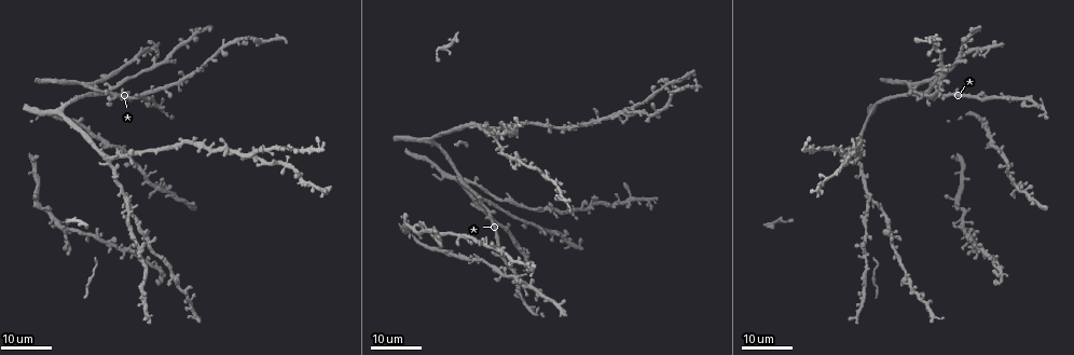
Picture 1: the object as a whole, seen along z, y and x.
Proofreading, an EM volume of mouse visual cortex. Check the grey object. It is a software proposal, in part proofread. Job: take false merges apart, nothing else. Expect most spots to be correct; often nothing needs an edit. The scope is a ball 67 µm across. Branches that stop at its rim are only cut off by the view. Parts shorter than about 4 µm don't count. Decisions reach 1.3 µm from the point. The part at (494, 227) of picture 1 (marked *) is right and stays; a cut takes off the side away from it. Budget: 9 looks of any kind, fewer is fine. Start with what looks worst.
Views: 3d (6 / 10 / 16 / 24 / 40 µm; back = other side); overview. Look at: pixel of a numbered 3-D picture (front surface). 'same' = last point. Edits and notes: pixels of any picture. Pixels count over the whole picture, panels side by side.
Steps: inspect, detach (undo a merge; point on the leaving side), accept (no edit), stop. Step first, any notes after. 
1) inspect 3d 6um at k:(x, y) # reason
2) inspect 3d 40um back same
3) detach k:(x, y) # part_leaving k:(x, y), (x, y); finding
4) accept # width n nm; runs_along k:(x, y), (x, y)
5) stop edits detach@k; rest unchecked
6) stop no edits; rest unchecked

inspect 3d 16um at 1:(868, 238) # a fork

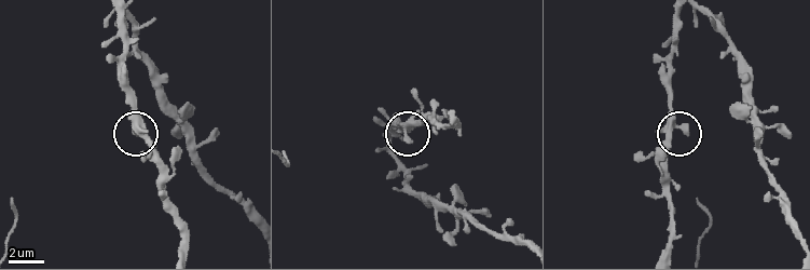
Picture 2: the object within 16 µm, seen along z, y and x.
inspect 3d 6um at 2:(673, 125)

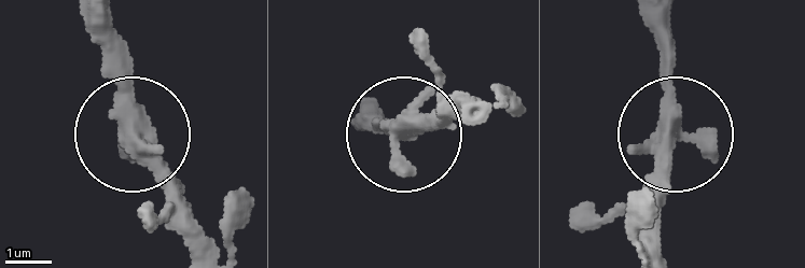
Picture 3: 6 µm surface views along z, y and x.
accept # width 400 nm; runs_along 3:(366, 130), (467, 118); continuous, no second neuron

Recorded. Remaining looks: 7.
inspect 3d 24um at 1:(843, 157) # looks like a crossing

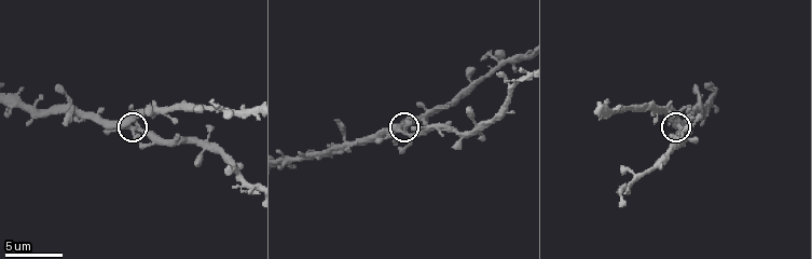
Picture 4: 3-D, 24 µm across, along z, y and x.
inspect 3d 10um at 4:(131, 128)

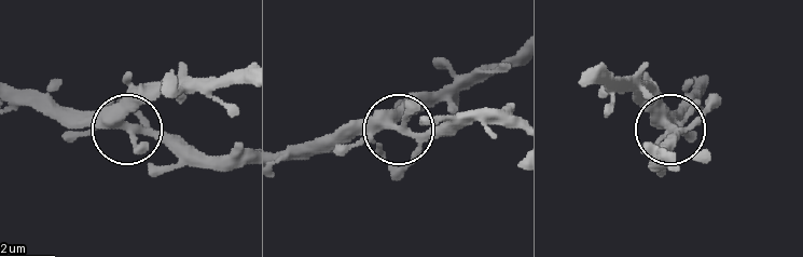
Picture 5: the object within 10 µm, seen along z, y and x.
accept # arms 4; continuous, no second neuron

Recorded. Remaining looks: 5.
inspect 3d 10um at 4:(473, 81) # sudden change in width

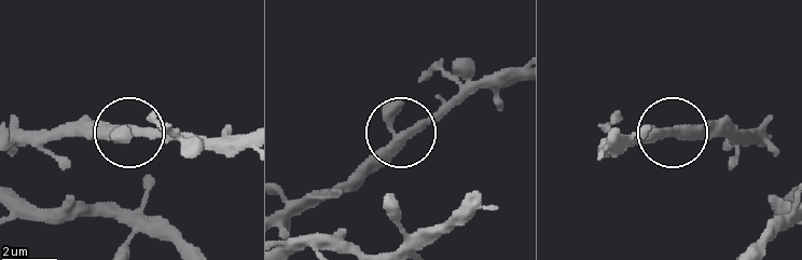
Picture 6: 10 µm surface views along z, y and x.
accept # arms 3; one neuron here

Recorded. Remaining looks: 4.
inspect 3d 16um at 1:(874, 271) # calibre changes

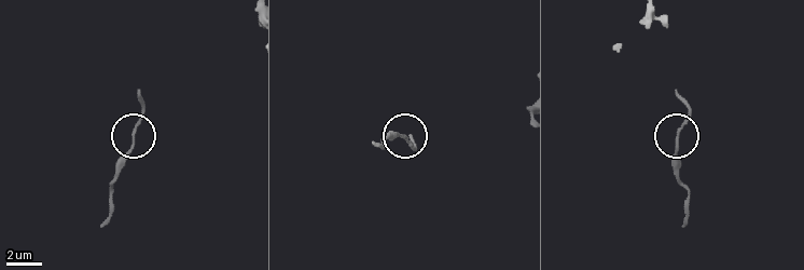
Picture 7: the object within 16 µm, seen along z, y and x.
inspect 3d 10um at 7:(133, 143) # zoom in

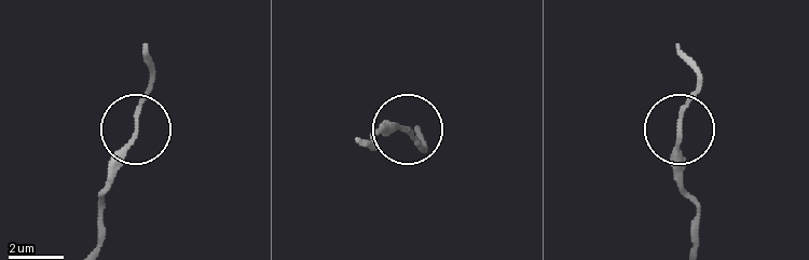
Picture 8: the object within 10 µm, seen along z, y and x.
accept # all the same neuron

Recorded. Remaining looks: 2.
stop no edits; rest unchecked

